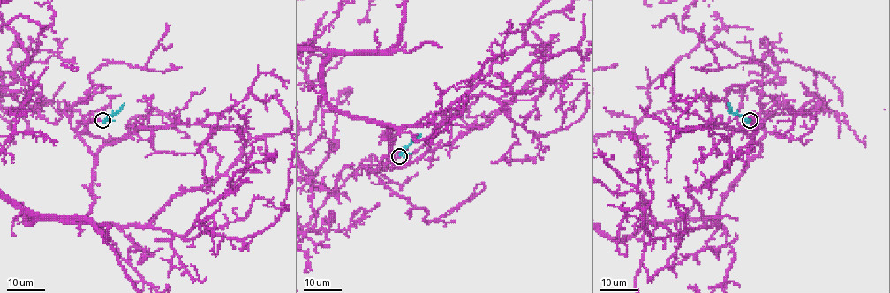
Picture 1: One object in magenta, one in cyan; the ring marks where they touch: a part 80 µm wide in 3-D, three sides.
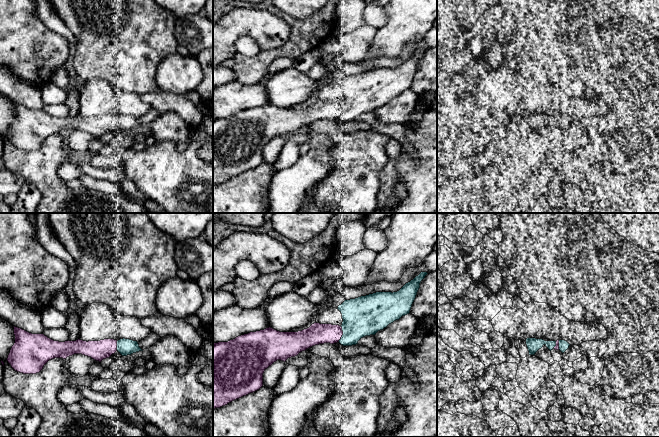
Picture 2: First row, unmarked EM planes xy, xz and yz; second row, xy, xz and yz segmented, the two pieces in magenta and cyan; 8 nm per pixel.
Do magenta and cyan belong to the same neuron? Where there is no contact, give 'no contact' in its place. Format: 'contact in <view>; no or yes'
contact in xz; yes

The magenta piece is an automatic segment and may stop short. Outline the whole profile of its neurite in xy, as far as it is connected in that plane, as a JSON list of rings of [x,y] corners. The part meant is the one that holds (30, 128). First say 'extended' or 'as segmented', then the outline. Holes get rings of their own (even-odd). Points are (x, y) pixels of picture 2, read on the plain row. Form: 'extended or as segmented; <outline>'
extended; [[[14,103],[15,119],[7,137],[11,143],[23,150],[39,149],[51,135],[66,135],[74,130],[82,130],[101,138],[118,127],[122,132],[143,127],[137,117],[130,115],[104,115],[100,117],[54,117],[44,110],[32,110]]]

